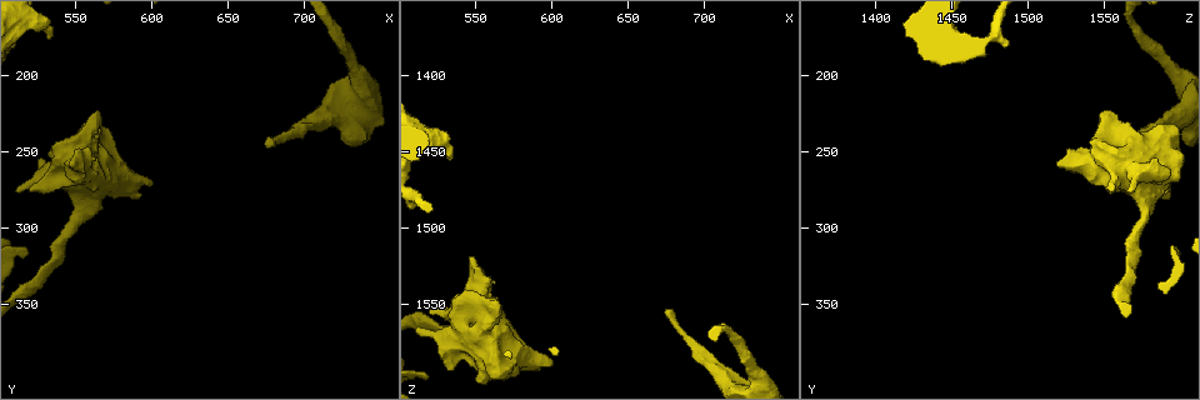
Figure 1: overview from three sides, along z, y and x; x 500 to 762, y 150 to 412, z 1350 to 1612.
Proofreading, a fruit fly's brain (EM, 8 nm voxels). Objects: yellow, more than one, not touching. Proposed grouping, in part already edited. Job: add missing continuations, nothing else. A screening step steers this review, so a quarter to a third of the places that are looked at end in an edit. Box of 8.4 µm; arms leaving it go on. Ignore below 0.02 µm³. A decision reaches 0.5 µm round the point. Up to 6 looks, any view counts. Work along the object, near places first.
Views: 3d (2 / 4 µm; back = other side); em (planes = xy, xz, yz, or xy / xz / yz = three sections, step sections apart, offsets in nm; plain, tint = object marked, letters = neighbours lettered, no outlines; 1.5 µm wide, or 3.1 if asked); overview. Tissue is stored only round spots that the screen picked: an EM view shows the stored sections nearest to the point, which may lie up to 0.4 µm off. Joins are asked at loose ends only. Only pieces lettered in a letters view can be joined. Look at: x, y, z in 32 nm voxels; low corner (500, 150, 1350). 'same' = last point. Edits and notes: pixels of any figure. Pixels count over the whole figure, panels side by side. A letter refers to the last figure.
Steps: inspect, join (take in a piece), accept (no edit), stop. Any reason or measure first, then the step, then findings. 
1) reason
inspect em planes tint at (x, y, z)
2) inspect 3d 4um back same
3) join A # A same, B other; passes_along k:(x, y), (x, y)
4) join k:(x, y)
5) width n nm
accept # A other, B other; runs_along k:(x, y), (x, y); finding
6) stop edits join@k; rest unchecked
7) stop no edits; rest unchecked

branch stops here
inspect em planes letters at (536, 174, 1452)

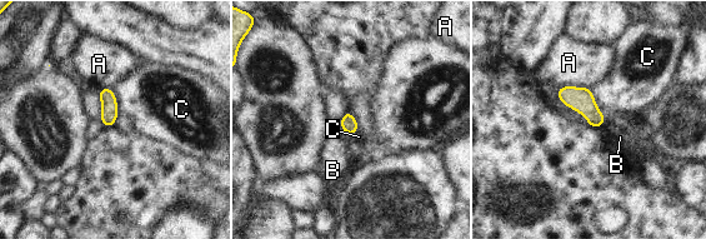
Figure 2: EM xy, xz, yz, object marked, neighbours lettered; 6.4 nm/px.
accept # A other, B other, C other; border 2:(589, 88), (597, 109), (606, 119); no lettered piece goes on from it

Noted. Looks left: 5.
branch stops here
inspect em xy step 8 letters at (676, 248, 1554)

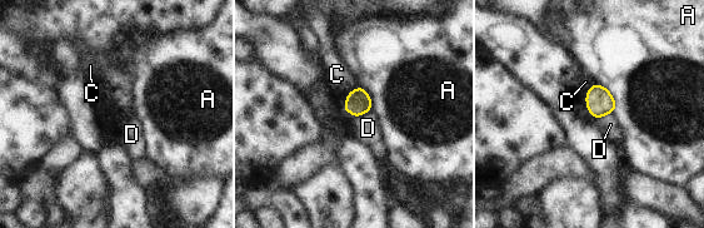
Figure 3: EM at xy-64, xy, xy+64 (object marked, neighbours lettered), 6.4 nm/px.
cut it another way
inspect em planes letters same

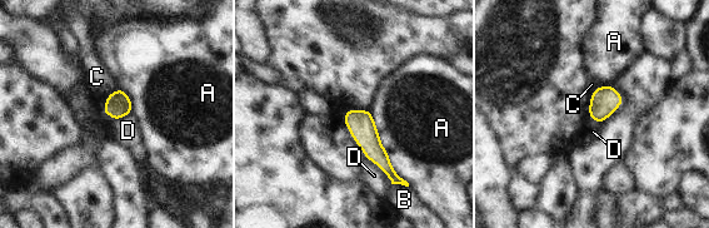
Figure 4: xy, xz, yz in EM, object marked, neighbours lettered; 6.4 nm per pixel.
accept # A other, B other, C other, D other; none of them fits

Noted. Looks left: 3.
an open end
inspect em xz step 8 letters at (602, 270, 1590)

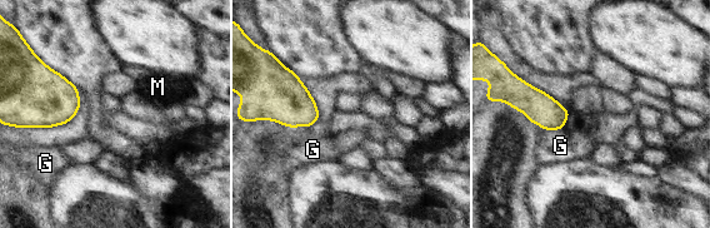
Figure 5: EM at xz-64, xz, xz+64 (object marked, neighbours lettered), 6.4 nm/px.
inspect em planes letters same

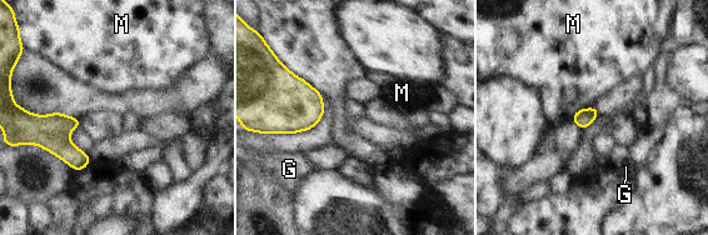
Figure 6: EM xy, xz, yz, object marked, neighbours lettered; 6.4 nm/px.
accept # G other, M other; border 6:(596, 106), (579, 109), (569, 119); none of them fits

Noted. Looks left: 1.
stop no edits; rest unchecked

